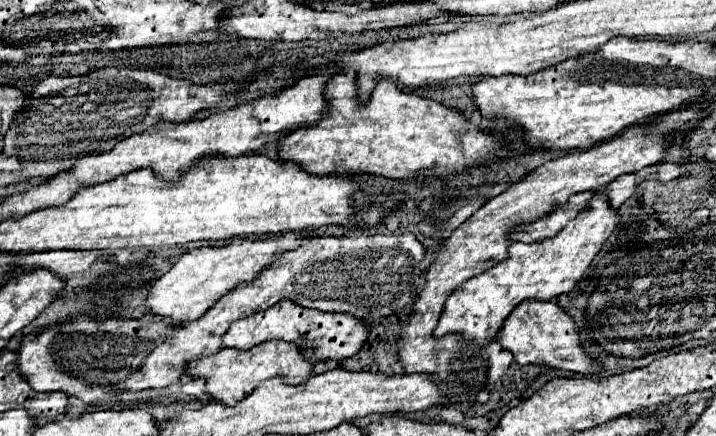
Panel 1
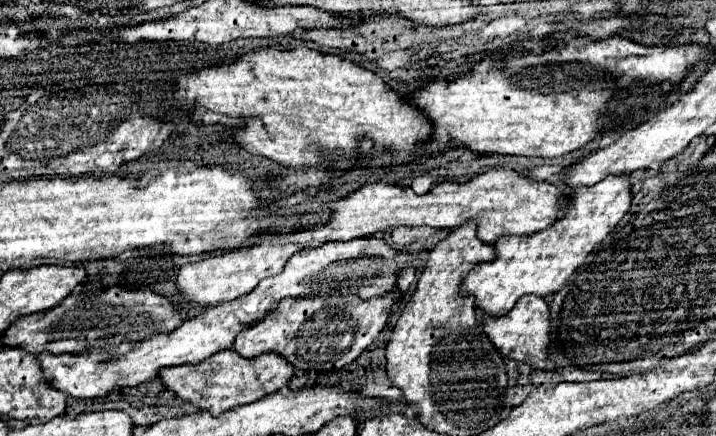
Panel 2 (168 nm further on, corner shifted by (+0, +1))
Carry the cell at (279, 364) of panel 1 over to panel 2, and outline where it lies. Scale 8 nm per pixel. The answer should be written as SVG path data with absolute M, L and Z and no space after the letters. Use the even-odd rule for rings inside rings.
M233 350L219 352L217 356L209 356L201 364L181 364L177 368L161 368L159 376L165 388L173 390L181 400L193 402L201 410L209 410L213 416L219 416L235 406L255 402L291 382L295 368L275 352L265 352L255 356L253 360L237 356Z

